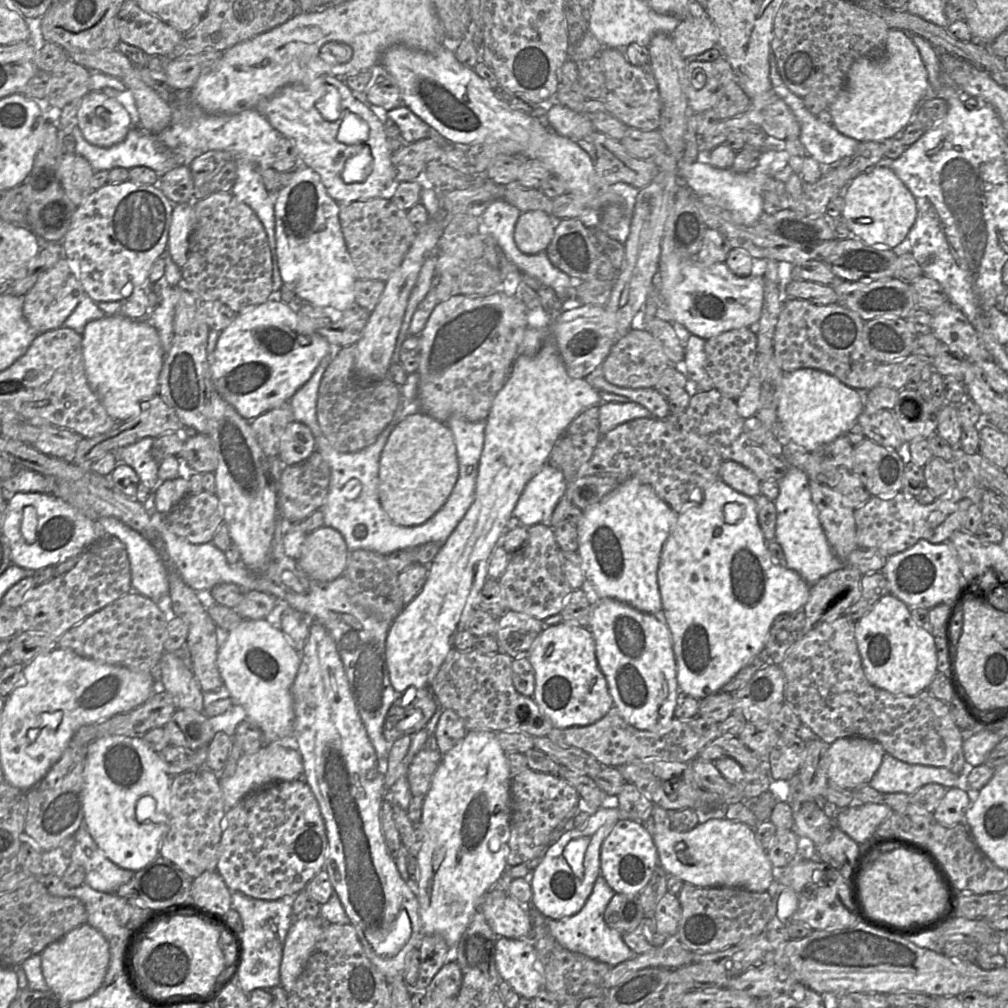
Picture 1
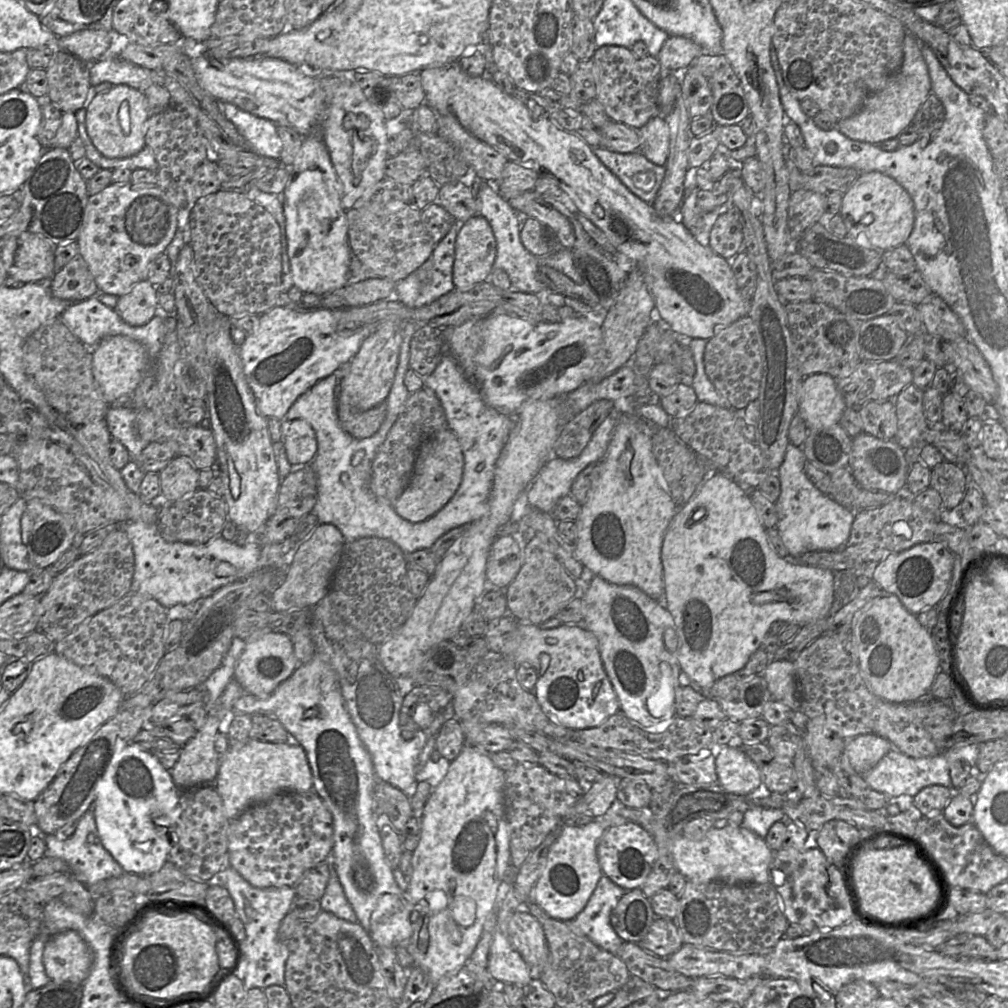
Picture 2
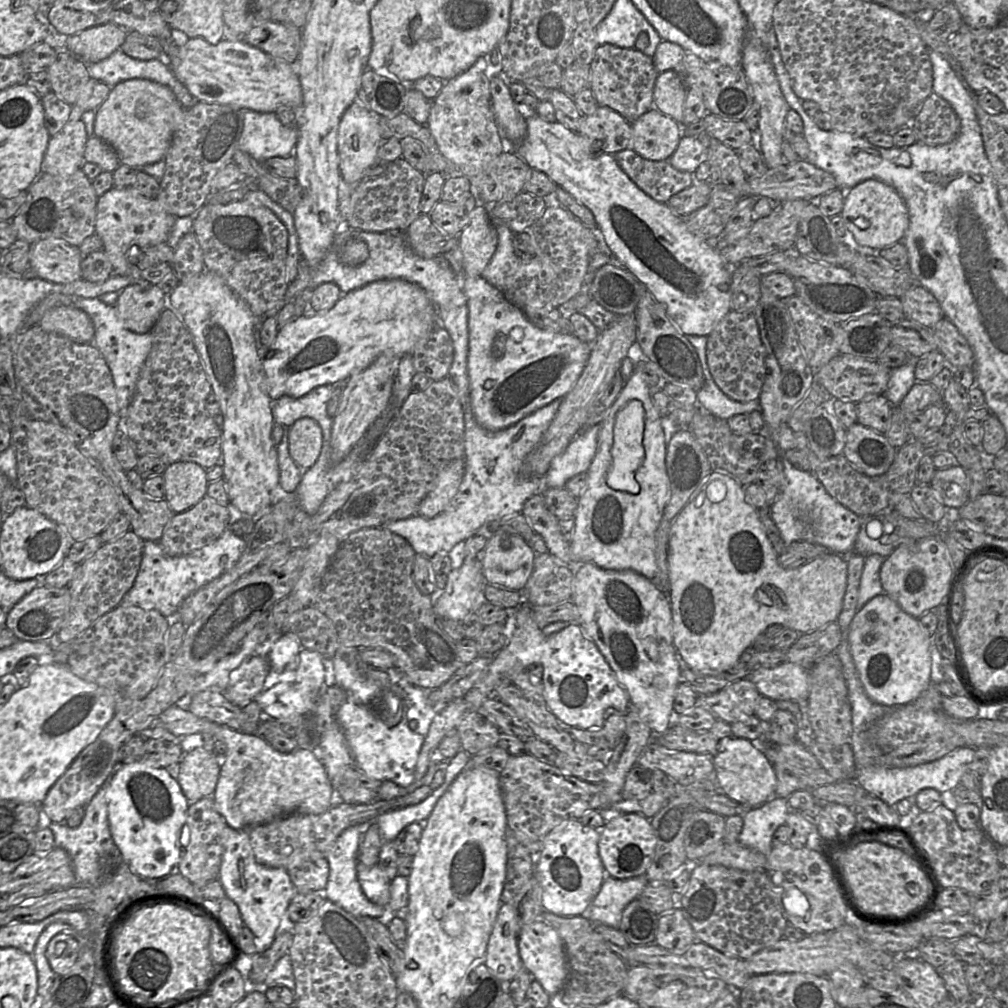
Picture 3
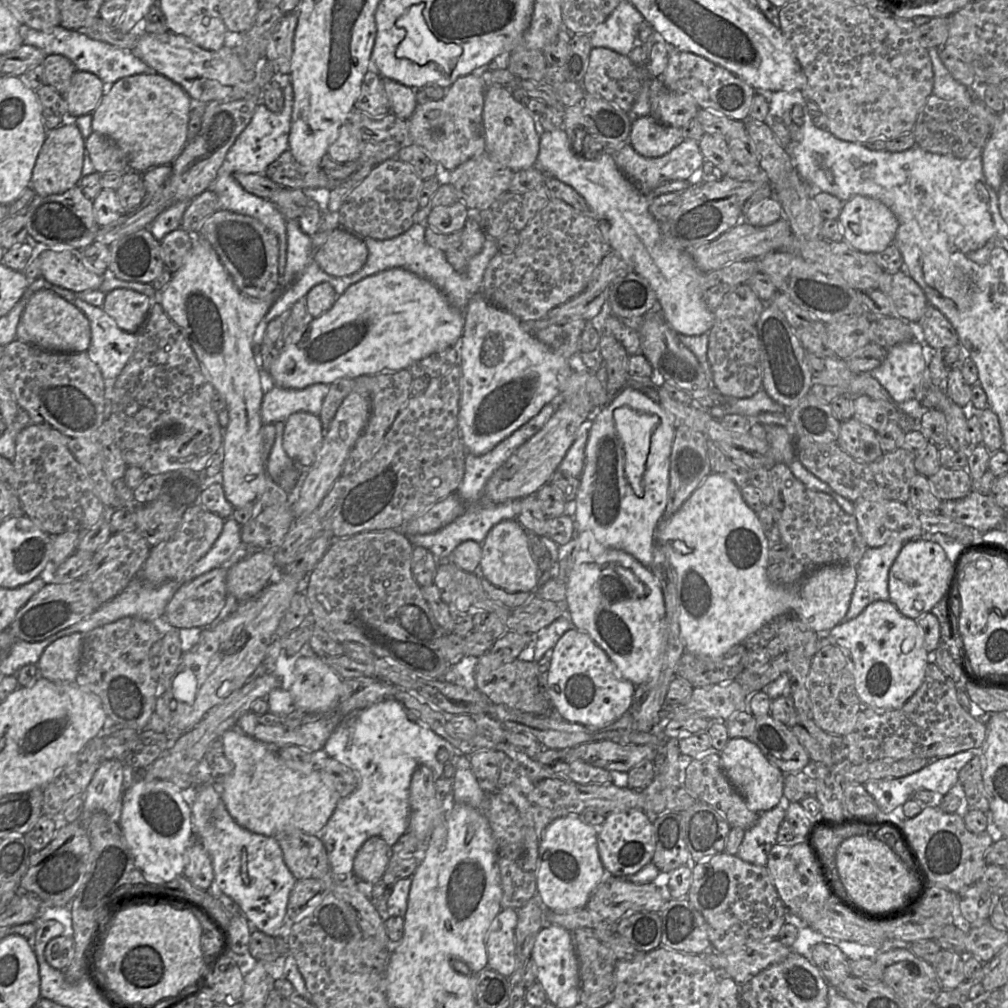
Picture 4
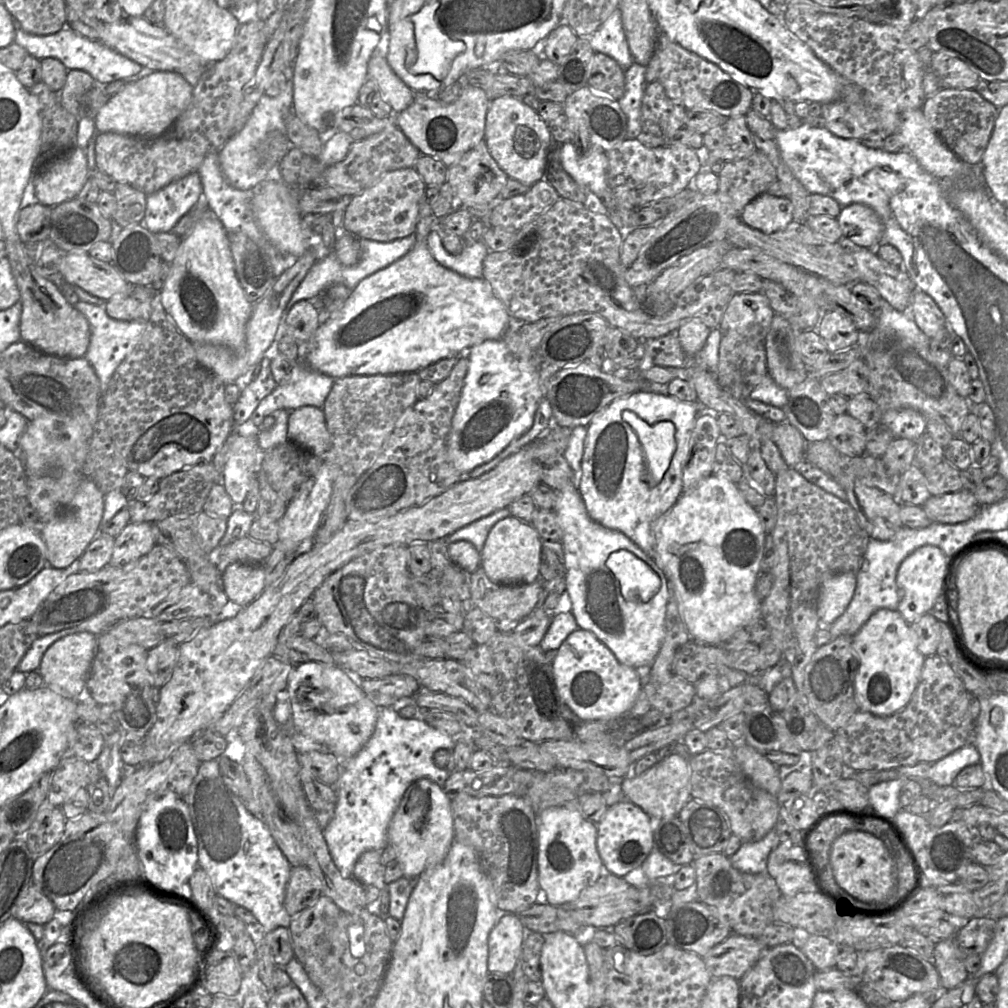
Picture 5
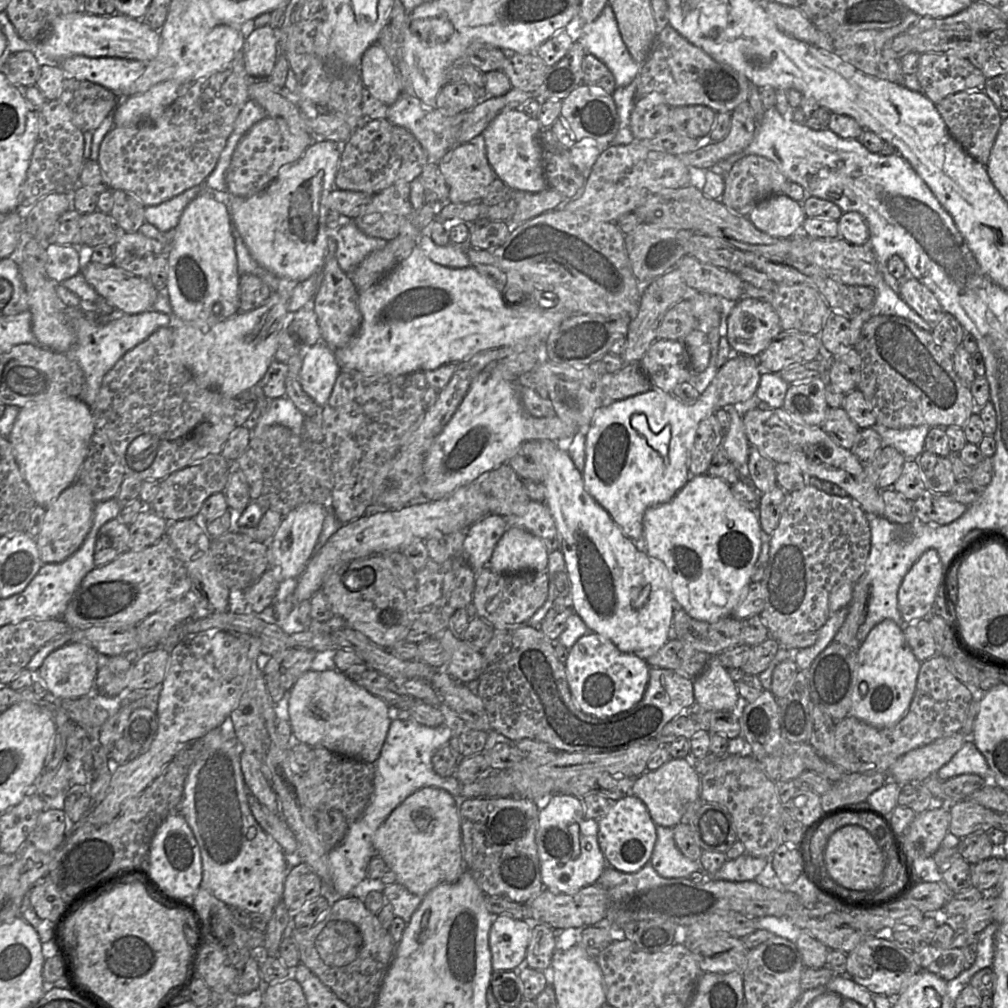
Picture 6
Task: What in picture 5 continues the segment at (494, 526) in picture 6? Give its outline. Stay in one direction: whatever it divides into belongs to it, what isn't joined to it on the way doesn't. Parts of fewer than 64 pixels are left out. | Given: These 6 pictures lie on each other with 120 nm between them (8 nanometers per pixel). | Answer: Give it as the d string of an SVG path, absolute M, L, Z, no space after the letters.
M503 508L492 514L480 518L471 524L460 528L451 535L443 538L449 545L453 542L465 540L470 542L480 553L492 527L500 520L511 516L509 509Z

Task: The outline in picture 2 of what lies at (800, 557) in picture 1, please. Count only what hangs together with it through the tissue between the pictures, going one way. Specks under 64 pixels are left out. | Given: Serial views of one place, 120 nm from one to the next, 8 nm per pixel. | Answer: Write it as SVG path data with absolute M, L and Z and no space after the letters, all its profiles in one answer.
M789 443L777 470L781 492L775 503L776 528L791 557L799 557L811 551L841 549L849 539L855 517L855 511L843 507L815 487L804 471L806 461L802 449Z

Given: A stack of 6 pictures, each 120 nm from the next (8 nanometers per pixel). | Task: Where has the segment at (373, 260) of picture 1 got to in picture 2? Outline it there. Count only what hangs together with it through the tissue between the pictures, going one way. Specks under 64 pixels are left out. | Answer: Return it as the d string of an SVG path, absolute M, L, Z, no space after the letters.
M392 201L386 205L355 204L346 211L348 238L351 252L362 265L380 278L399 282L421 267L432 255L436 242L428 234L421 219L421 210L402 201Z

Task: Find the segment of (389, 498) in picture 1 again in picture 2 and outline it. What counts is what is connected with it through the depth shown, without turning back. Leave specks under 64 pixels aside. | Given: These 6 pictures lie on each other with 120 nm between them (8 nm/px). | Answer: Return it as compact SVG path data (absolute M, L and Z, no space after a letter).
M450 428L434 433L418 452L411 480L393 508L405 520L418 523L440 511L456 493L463 475L461 444Z

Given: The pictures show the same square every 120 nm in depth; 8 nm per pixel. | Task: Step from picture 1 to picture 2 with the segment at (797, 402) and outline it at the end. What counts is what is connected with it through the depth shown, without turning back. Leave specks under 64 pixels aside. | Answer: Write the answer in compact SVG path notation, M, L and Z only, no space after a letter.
M815 373L804 377L798 413L809 429L839 423L846 407L832 376Z

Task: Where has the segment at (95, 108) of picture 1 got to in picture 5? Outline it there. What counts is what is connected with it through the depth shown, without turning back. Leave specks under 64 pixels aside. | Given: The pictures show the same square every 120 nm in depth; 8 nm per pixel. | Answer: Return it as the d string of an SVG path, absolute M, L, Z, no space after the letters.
M154 71L129 83L111 96L94 118L96 132L114 132L141 138L156 138L165 134L185 112L192 101L193 87L179 74Z

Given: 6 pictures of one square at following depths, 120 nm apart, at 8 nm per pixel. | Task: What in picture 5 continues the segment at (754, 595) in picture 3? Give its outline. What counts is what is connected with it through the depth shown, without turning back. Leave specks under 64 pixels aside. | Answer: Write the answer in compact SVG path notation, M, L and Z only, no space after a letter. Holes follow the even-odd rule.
M713 472L692 490L684 491L676 503L654 522L652 533L653 560L672 582L682 619L695 641L718 644L761 616L761 601L756 594L755 582L764 553L766 532L755 508L746 502L736 484L727 476ZM837 573L823 579L817 601L817 614L823 625L831 625L844 613L853 598L855 588L854 573Z

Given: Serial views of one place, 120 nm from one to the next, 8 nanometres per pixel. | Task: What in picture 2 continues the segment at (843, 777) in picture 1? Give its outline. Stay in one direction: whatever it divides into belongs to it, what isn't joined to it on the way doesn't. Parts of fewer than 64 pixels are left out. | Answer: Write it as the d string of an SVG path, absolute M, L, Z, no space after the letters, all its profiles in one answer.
M862 734L847 740L843 755L851 767L859 774L870 771L891 749L893 745L884 737Z

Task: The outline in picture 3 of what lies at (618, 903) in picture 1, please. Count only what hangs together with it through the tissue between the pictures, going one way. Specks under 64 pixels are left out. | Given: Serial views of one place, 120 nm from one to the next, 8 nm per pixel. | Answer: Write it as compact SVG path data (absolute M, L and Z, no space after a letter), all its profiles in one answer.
M636 898L624 908L619 930L631 945L655 944L658 917Z

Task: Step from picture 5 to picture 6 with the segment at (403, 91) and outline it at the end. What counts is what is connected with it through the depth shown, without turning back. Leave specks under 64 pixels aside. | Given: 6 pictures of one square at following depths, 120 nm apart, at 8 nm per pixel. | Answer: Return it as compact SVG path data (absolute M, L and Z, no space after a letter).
M378 41L363 53L360 76L364 87L388 106L395 103L401 95L399 72Z

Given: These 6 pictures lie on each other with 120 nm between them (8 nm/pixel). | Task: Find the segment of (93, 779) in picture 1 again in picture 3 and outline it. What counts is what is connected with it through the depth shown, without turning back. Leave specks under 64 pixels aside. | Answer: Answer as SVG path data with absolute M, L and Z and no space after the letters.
M141 761L121 764L108 780L106 800L112 840L132 872L144 879L178 873L178 832L186 822L190 802L172 774L164 767L154 768Z

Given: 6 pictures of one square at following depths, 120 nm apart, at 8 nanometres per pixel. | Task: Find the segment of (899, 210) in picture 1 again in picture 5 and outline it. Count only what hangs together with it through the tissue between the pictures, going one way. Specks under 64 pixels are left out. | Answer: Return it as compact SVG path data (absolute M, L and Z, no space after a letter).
M853 203L842 207L837 216L843 239L847 244L874 249L880 244L883 223L869 206Z

